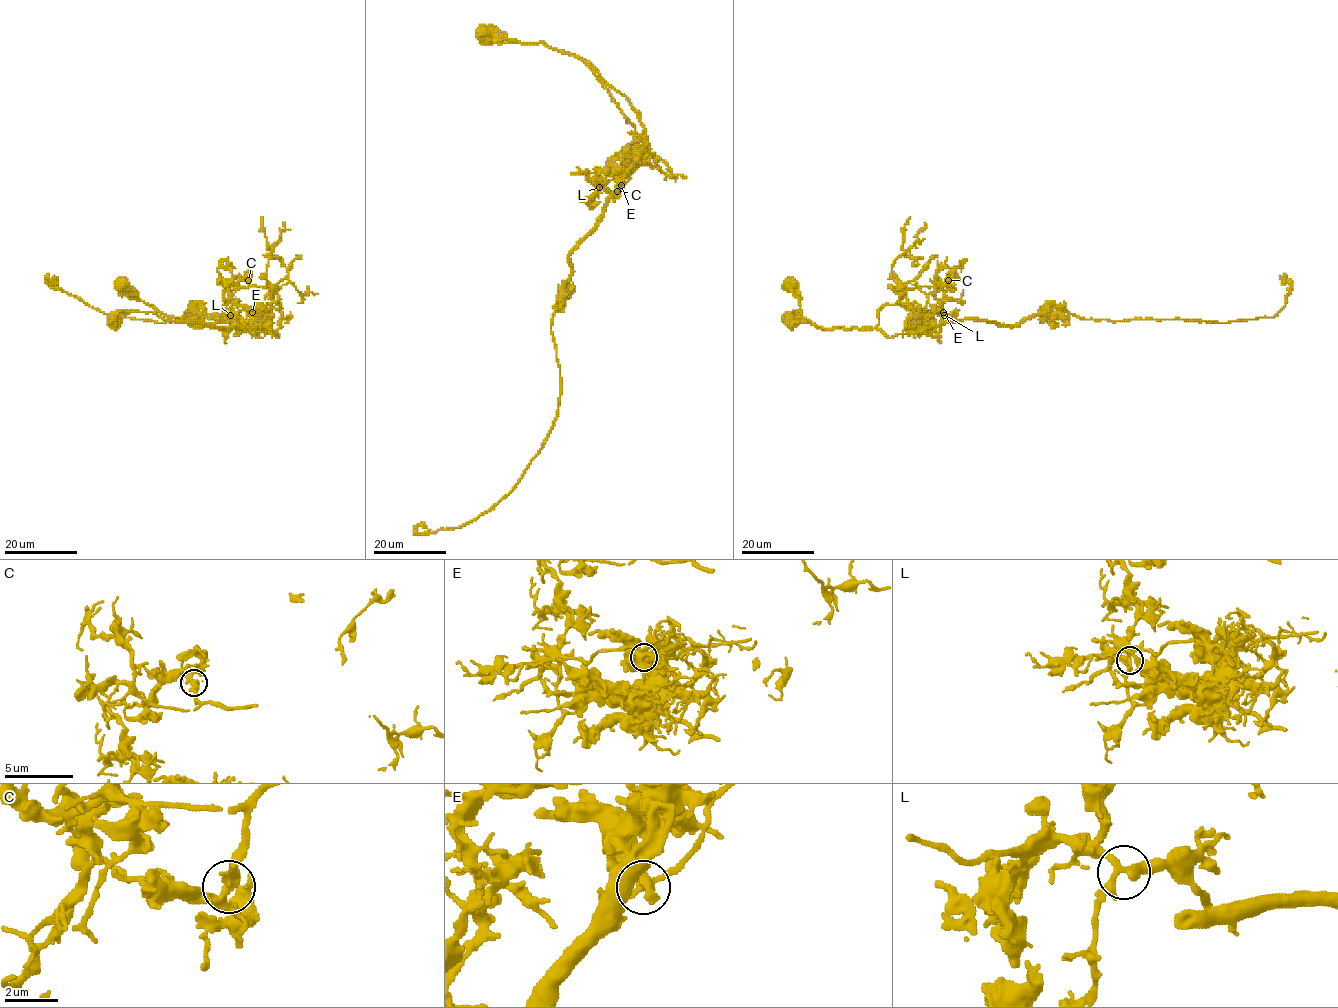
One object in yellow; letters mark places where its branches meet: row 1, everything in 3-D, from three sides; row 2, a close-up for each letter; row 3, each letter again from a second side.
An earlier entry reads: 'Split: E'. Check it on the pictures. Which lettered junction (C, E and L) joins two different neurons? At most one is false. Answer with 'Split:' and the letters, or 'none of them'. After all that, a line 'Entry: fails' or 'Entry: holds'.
Split: E
Entry: holds

